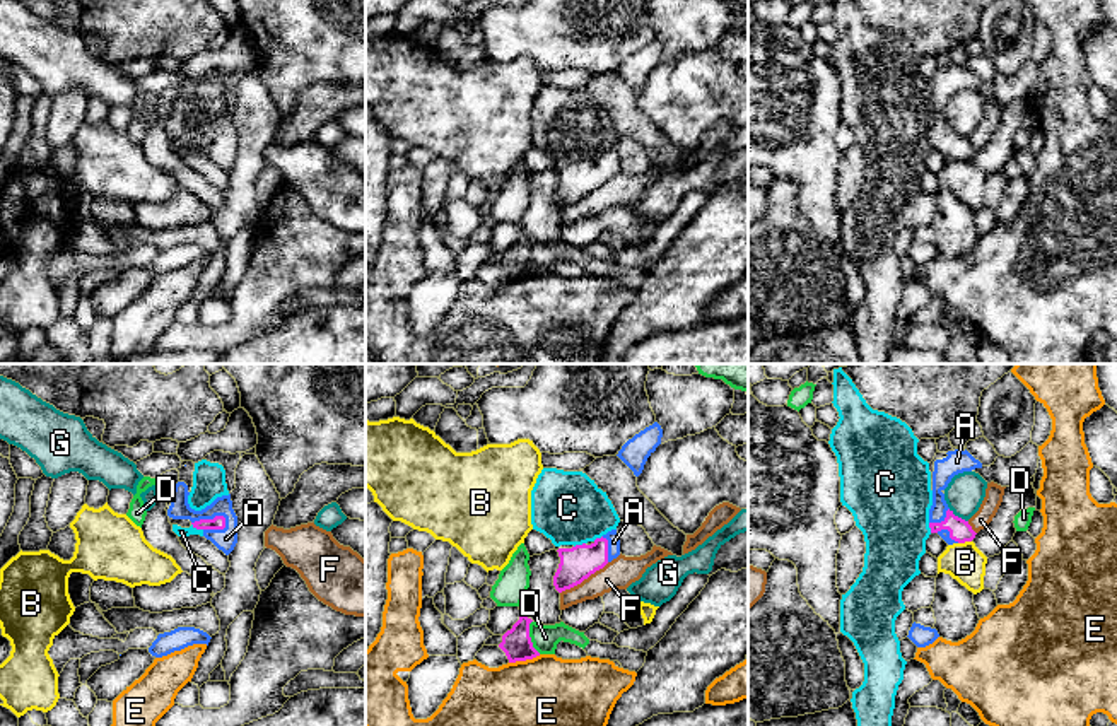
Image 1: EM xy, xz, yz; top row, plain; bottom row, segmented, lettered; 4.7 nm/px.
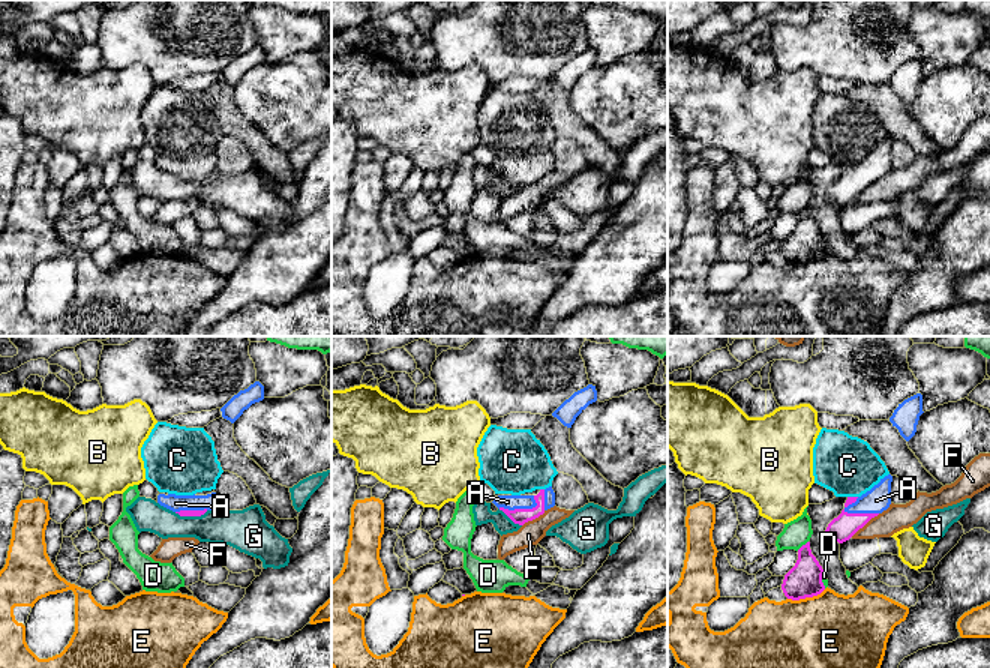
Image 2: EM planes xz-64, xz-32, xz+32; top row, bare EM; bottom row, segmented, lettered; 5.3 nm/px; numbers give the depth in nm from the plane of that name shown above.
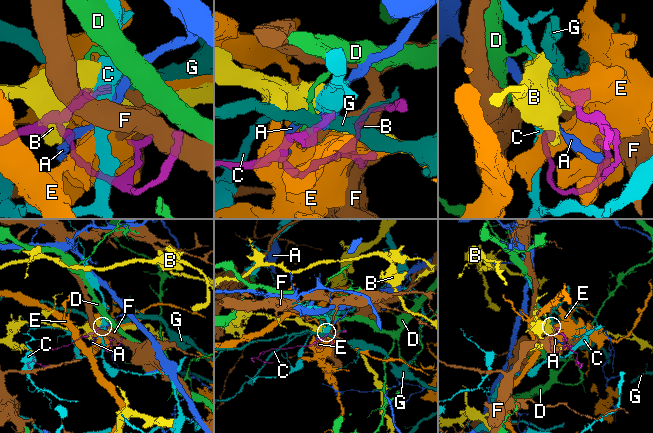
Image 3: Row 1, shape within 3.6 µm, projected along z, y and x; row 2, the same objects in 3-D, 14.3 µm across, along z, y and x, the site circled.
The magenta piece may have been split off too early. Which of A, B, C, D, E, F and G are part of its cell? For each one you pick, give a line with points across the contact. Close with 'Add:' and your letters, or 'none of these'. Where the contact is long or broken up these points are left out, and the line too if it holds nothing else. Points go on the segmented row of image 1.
A: way xy (219, 521), (214, 518), (224, 518), (226, 538)
Add: A

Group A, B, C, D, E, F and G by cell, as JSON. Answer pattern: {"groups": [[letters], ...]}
{"groups": [["A"], ["B"], ["C"], ["D"], ["E"], ["F"], ["G"]]}

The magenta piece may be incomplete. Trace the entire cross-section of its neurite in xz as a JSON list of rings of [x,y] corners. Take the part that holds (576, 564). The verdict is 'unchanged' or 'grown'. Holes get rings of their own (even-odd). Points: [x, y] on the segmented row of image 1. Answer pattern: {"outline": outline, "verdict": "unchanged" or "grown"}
{"outline": [[[617,530],[596,538],[591,545],[576,545],[558,548],[560,564],[553,576],[553,586],[558,593],[581,584],[596,571],[620,555],[620,538]]], "verdict": "grown"}

